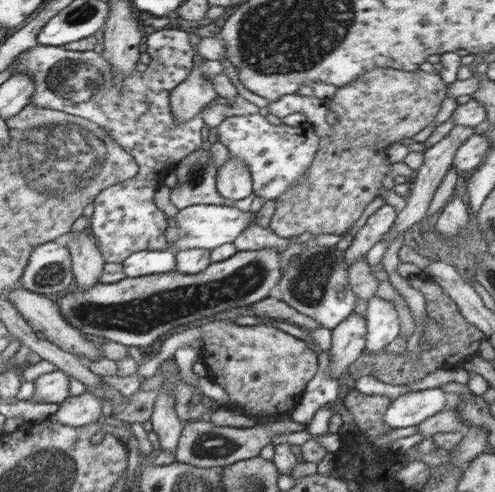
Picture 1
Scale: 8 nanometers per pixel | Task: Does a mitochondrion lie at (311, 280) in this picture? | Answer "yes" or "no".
yes

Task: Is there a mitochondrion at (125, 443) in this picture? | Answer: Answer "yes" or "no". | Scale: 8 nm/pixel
no

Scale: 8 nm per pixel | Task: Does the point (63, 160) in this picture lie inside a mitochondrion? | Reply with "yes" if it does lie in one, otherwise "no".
yes

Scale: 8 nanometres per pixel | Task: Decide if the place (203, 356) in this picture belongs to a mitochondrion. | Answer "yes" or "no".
no

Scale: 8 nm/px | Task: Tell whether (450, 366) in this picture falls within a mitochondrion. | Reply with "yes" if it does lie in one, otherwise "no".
no

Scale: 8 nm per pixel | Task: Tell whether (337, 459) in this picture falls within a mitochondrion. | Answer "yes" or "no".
no

